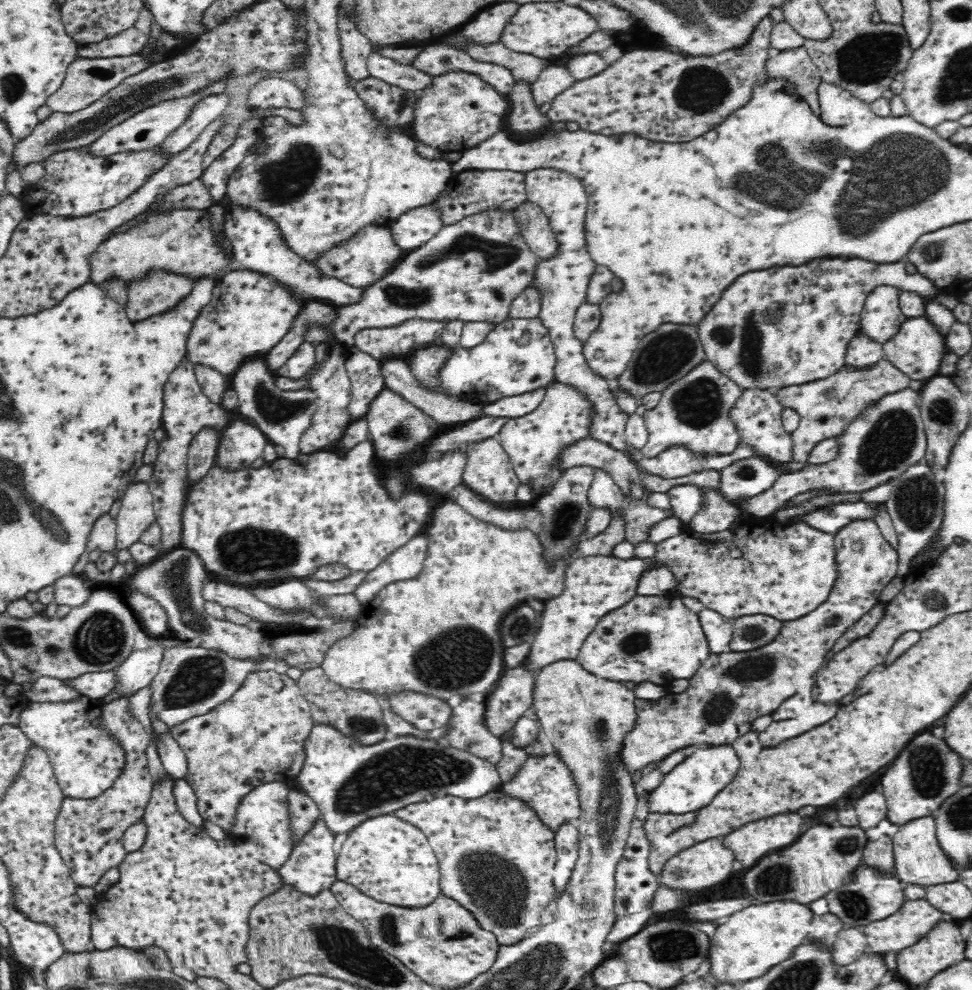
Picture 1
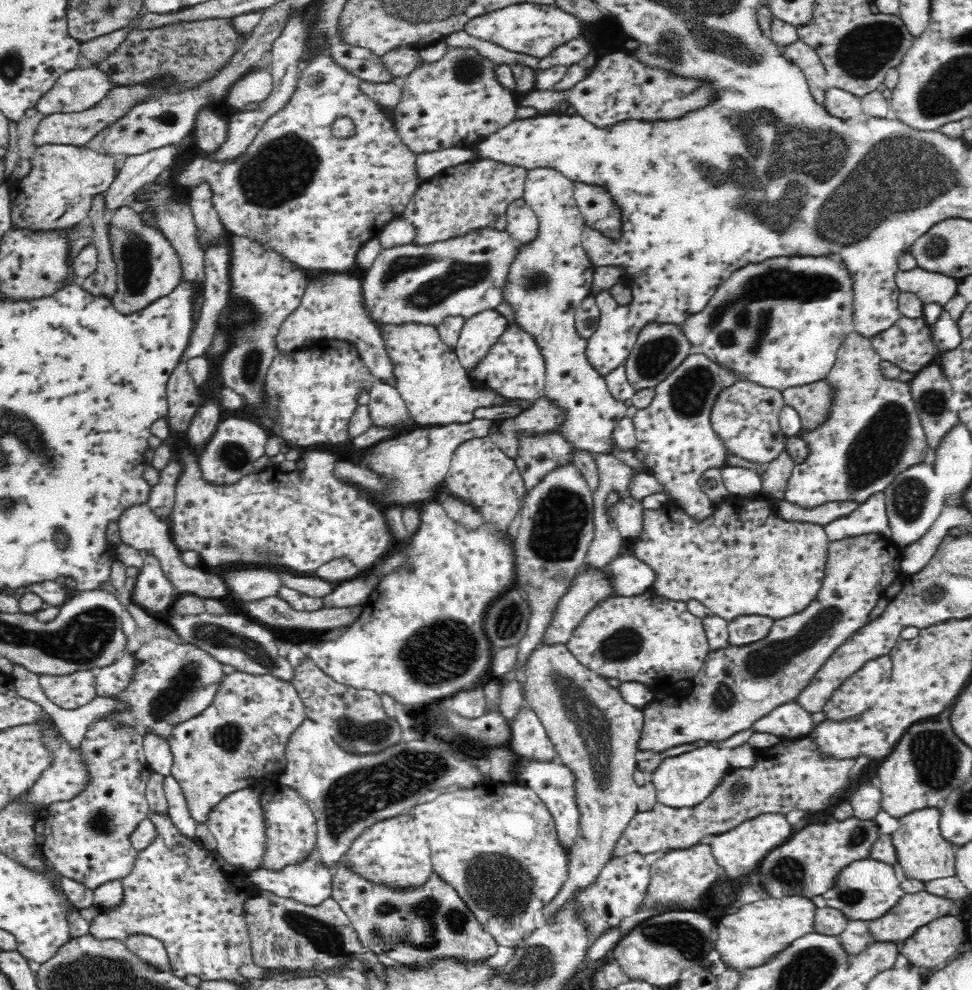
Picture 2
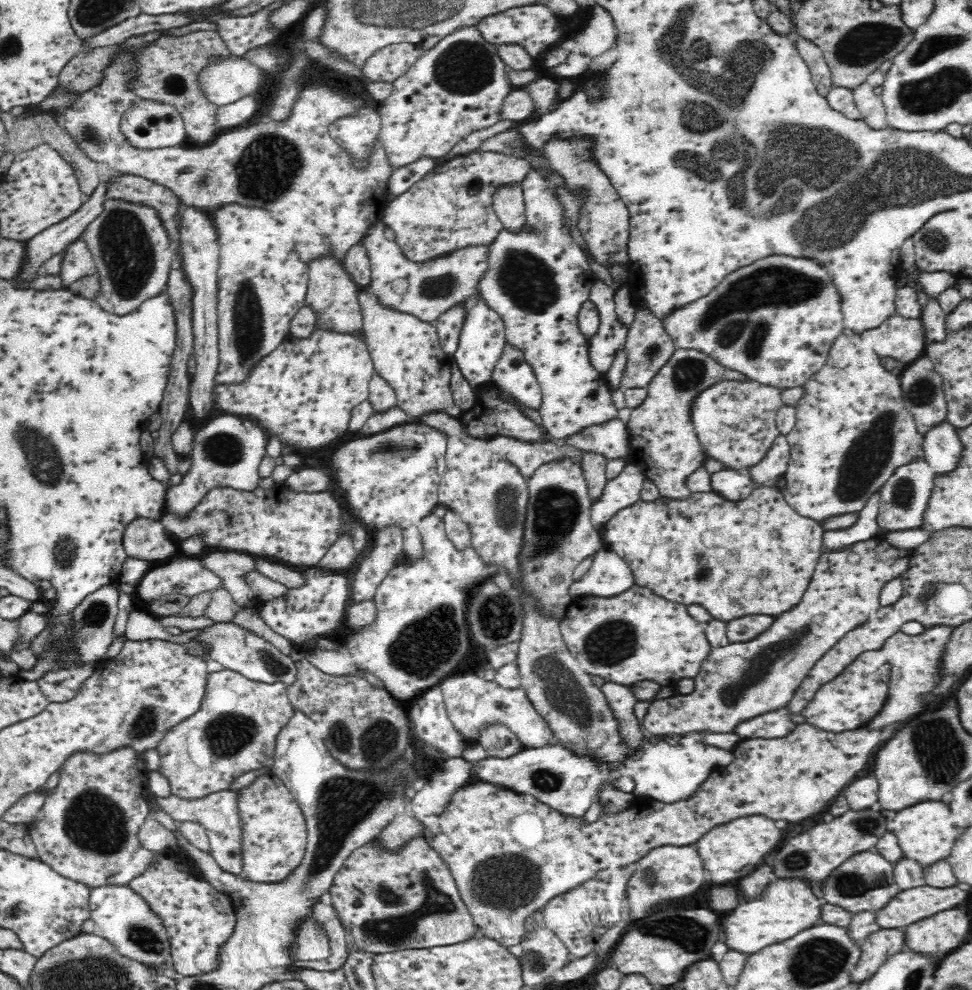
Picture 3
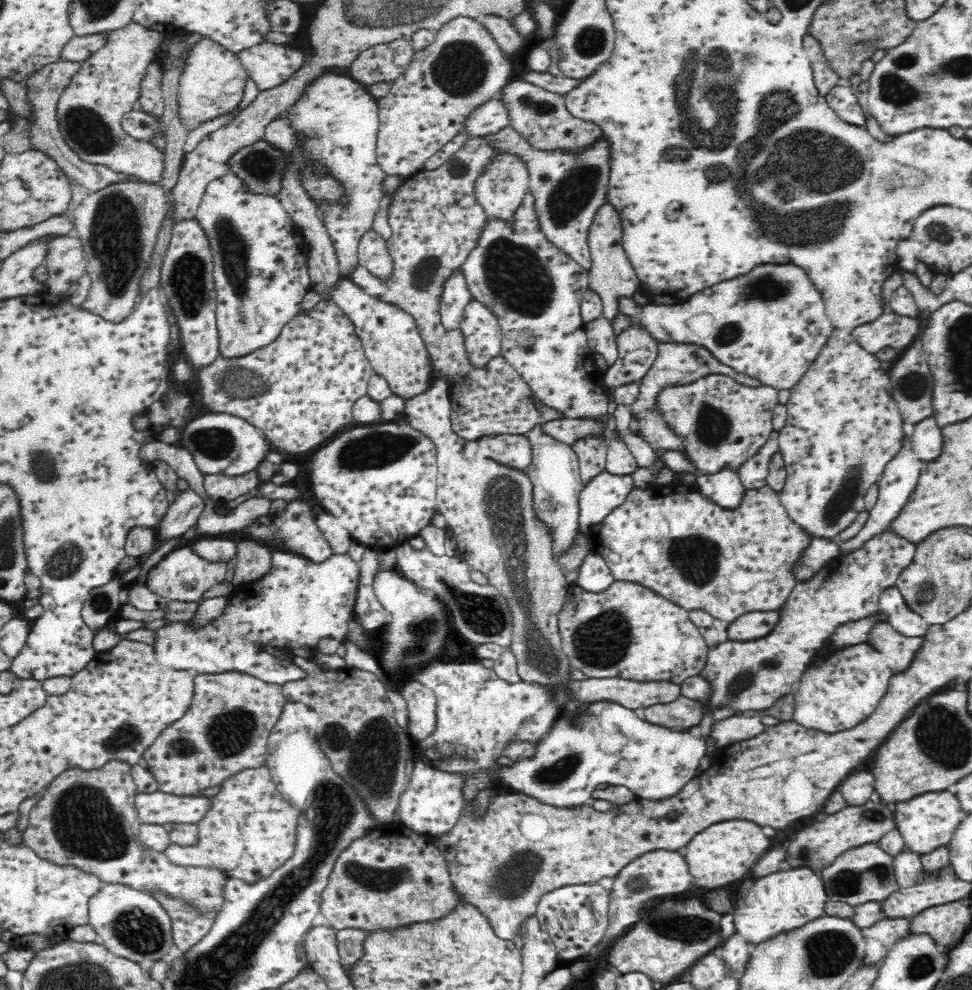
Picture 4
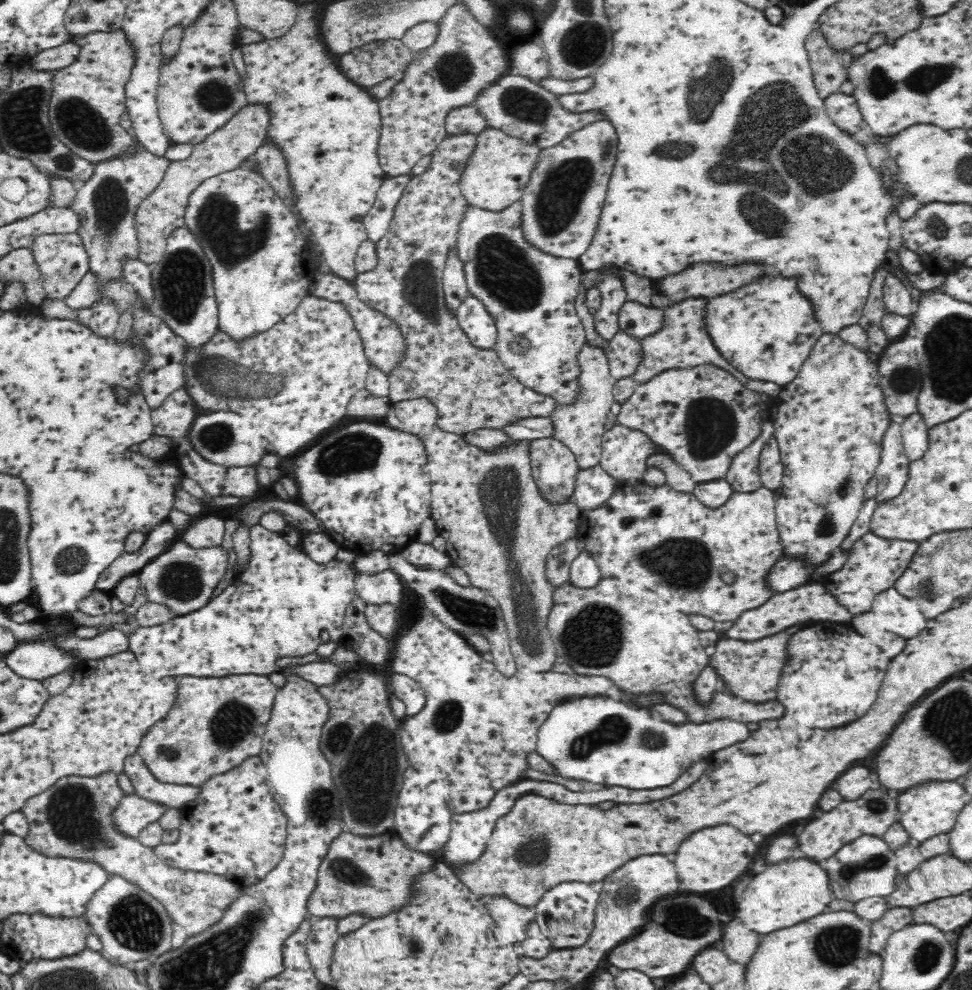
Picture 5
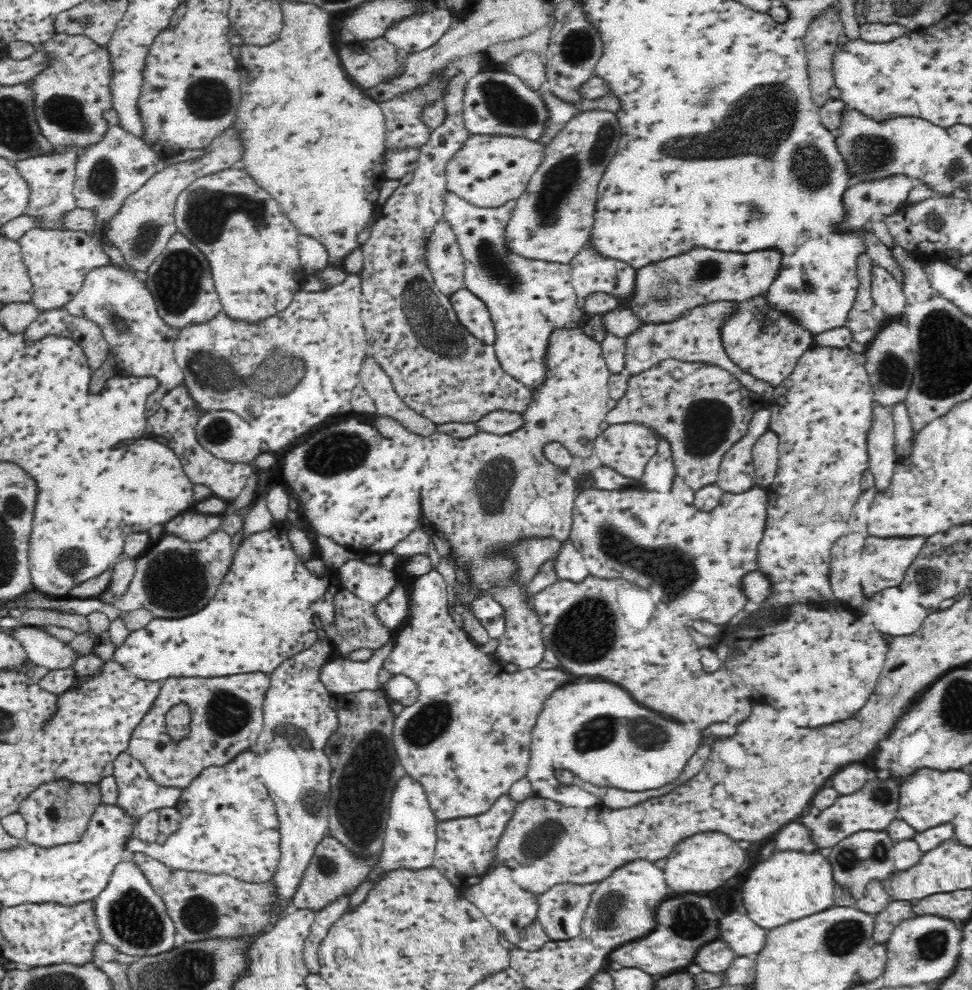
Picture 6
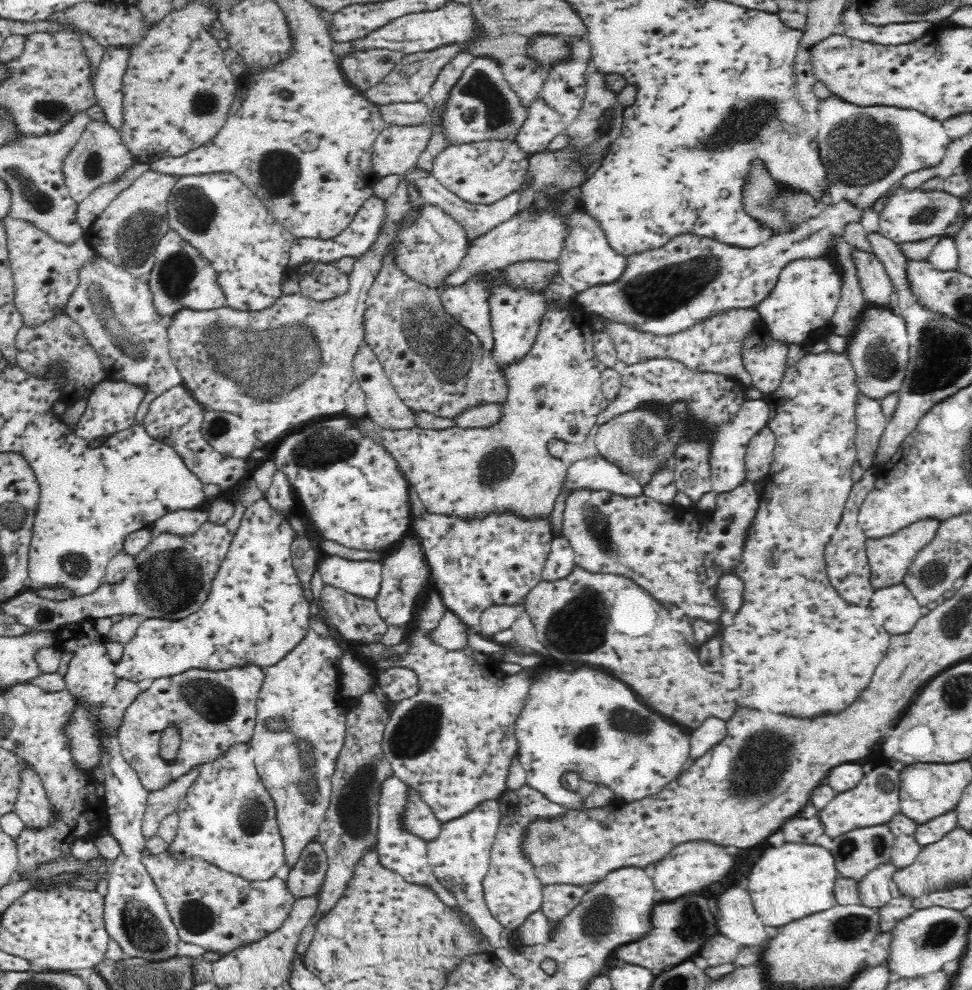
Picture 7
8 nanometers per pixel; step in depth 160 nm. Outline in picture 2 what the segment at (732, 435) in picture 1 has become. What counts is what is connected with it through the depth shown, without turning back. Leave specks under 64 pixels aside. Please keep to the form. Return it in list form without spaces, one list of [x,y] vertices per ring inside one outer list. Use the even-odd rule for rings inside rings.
[[[690,352],[654,386],[652,402],[646,408],[638,409],[631,418],[635,434],[633,455],[661,486],[668,499],[698,520],[707,517],[715,507],[701,479],[709,470],[726,466],[728,455],[723,442],[709,426],[709,408],[715,396],[737,379],[734,371],[718,365],[705,354]]]

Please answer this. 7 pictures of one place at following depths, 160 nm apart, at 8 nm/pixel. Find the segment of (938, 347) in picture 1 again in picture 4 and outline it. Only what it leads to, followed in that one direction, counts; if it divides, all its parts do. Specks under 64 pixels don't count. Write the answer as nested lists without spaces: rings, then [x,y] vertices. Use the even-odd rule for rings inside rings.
[[[891,311],[882,313],[876,320],[851,330],[856,342],[866,351],[876,354],[885,346],[903,351],[917,343],[921,330],[918,317],[900,316]]]

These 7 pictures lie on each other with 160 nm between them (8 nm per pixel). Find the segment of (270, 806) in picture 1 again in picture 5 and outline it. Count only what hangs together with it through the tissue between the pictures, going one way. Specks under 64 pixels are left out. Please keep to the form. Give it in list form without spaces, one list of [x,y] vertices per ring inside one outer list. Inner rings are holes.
[[[128,794],[109,812],[109,818],[117,834],[138,839],[141,830],[147,824],[158,821],[167,808]]]

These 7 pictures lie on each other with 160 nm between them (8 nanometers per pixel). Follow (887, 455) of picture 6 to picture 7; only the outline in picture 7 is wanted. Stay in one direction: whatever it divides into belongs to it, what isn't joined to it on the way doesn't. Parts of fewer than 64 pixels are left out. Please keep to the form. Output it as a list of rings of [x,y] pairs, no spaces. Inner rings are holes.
[[[863,393],[857,396],[854,414],[856,466],[861,468],[861,472],[868,469],[875,470],[873,454],[888,415],[881,409],[878,399],[872,399]]]

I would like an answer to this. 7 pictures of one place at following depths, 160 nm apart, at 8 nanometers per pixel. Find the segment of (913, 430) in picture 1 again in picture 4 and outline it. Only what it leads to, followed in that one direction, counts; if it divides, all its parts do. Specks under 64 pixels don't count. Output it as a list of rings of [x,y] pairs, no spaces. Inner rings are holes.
[[[833,330],[813,361],[808,371],[800,377],[800,380],[792,388],[789,388],[789,399],[785,404],[787,415],[785,416],[784,426],[778,431],[779,435],[777,438],[778,448],[782,455],[787,475],[785,485],[777,493],[779,494],[780,504],[784,507],[785,514],[788,515],[789,520],[795,526],[799,526],[805,532],[805,536],[809,536],[810,540],[823,538],[824,540],[835,541],[840,532],[846,530],[858,516],[858,513],[866,508],[863,500],[864,495],[872,484],[878,482],[884,467],[888,464],[888,461],[892,460],[892,457],[900,448],[901,440],[905,436],[902,428],[904,422],[901,419],[901,414],[897,411],[896,403],[891,395],[888,371],[882,370],[881,361],[877,356],[864,350],[856,342],[850,331]]]

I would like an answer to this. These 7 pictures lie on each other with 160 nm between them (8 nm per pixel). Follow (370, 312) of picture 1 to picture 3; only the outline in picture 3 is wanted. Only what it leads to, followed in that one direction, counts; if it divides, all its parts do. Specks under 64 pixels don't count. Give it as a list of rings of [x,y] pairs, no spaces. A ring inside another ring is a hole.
[[[381,220],[374,222],[368,232],[361,238],[362,246],[366,248],[371,266],[371,280],[368,290],[373,292],[380,303],[400,312],[410,313],[421,321],[434,321],[456,303],[470,305],[477,296],[476,281],[485,271],[485,256],[488,245],[472,246],[462,250],[452,251],[448,256],[413,264],[404,258],[393,240],[388,240],[385,230],[388,228]]]

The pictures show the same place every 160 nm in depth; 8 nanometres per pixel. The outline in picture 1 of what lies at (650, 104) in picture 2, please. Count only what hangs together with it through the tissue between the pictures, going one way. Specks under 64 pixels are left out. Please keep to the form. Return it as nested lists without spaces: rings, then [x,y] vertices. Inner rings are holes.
[[[769,15],[763,16],[756,30],[752,32],[748,47],[726,50],[712,58],[691,58],[653,46],[624,50],[622,56],[608,68],[602,69],[596,76],[574,81],[570,88],[552,98],[546,118],[552,123],[576,122],[580,129],[602,135],[639,134],[642,138],[654,141],[692,140],[720,124],[730,111],[742,108],[750,100],[752,85],[765,76],[767,49],[771,46],[774,23]]]

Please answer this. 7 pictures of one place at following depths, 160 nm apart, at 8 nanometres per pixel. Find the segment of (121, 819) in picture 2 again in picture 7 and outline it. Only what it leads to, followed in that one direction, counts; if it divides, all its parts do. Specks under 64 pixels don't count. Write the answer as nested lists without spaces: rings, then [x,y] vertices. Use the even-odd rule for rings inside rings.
[[[24,765],[17,774],[17,797],[13,811],[28,827],[43,827],[51,821],[51,806],[45,798],[39,776],[29,765]],[[166,850],[164,853],[146,856],[143,859],[143,864],[147,868],[149,875],[153,878],[156,888],[158,888],[159,893],[164,899],[165,906],[170,913],[171,920],[177,926],[177,933],[179,934],[179,940],[181,947],[184,950],[191,950],[195,952],[205,952],[210,951],[215,955],[226,955],[229,952],[235,951],[237,948],[243,947],[245,944],[252,944],[266,936],[272,934],[272,932],[278,930],[280,926],[284,924],[284,921],[288,918],[290,911],[293,909],[293,904],[295,901],[295,896],[290,892],[288,888],[287,881],[284,879],[283,874],[274,875],[272,878],[261,880],[261,881],[249,881],[244,877],[236,875],[236,873],[228,872],[216,865],[210,864],[210,862],[200,858],[200,857],[184,857],[183,859],[178,859],[171,850]]]

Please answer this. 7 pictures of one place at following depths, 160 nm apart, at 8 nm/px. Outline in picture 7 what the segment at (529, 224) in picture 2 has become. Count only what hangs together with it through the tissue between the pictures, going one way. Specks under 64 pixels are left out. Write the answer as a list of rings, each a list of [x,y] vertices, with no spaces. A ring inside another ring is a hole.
[[[484,140],[448,146],[434,158],[430,174],[450,192],[472,204],[492,204],[521,186],[528,158],[512,140]]]

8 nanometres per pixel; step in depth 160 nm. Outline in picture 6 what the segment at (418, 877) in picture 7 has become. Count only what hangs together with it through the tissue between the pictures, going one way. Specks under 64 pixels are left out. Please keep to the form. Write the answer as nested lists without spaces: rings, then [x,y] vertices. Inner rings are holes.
[[[406,774],[400,777],[393,788],[388,812],[382,851],[365,876],[370,886],[376,885],[383,874],[394,870],[420,870],[433,866],[438,820],[425,799],[422,787]]]

